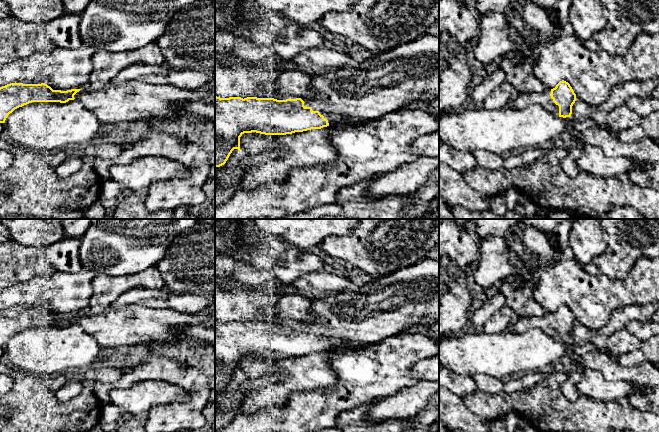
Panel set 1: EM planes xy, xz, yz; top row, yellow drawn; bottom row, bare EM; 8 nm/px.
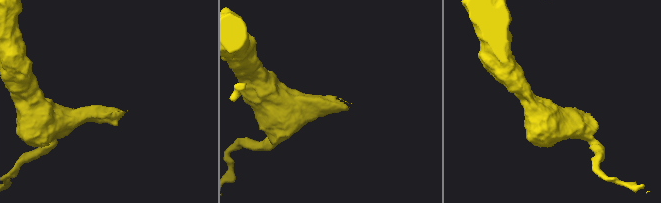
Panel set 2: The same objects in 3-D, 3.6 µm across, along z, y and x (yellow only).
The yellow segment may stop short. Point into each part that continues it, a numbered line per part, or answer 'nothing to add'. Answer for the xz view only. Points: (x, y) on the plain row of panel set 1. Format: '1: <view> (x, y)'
1: xz (409, 297)

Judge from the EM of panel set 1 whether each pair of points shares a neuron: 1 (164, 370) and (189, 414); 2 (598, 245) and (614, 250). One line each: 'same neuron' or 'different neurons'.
1: same neuron
2: different neurons

